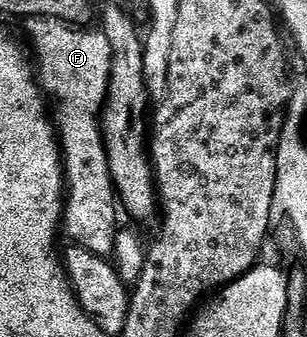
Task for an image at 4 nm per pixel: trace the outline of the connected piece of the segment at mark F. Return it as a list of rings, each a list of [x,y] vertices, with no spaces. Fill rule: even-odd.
[[[28,19],[26,25],[32,38],[31,54],[38,68],[38,82],[43,94],[56,102],[54,126],[60,140],[66,184],[63,230],[66,235],[68,231],[75,246],[84,247],[95,255],[111,256],[118,232],[118,196],[101,137],[101,111],[111,75],[110,41],[100,29],[84,31],[88,29],[58,19]]]

